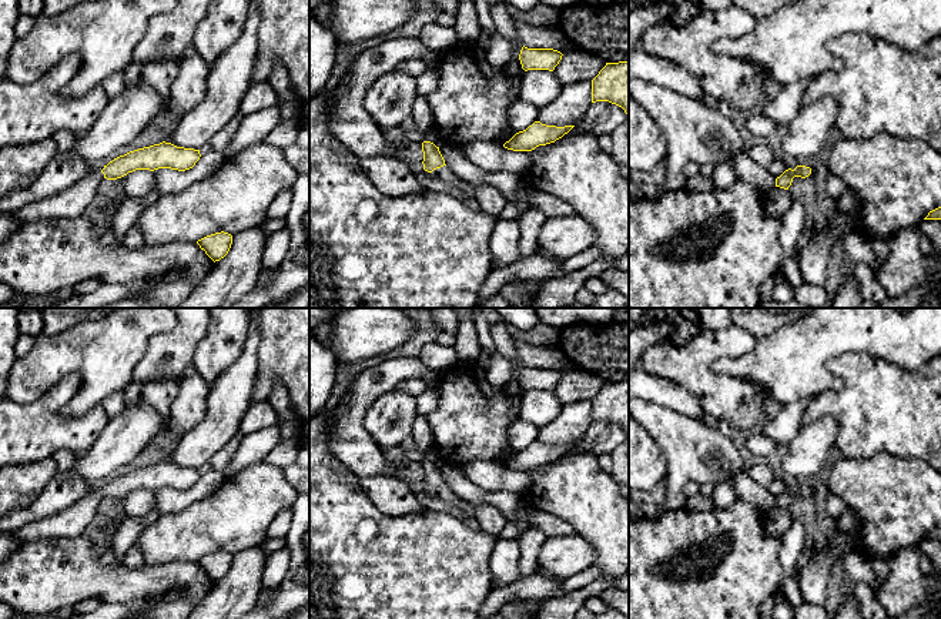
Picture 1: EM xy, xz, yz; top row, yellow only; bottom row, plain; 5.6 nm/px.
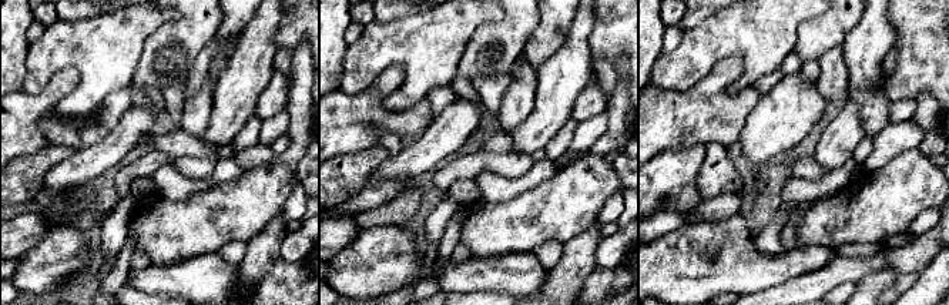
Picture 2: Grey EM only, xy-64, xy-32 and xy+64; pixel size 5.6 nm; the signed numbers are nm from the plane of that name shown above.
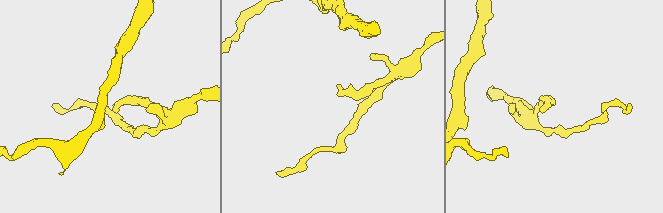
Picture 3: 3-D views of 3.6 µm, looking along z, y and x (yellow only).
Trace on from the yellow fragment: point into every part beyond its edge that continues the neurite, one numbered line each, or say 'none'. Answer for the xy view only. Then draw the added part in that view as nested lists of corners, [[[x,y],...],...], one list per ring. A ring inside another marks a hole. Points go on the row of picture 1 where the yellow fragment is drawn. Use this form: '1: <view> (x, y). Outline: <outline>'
1: xy (72, 201). Outline: [[[101,171],[88,173],[64,191],[26,204],[11,214],[23,222],[38,221],[48,217],[80,217],[93,203],[103,180],[104,174]]]

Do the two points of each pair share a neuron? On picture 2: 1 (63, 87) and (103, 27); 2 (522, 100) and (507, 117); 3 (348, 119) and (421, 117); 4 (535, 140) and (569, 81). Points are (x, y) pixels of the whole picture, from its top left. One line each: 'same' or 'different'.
1: different
2: same
3: same
4: same

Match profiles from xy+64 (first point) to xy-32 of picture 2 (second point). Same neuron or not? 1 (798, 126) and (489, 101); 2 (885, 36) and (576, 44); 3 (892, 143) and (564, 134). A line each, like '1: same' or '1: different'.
1: different
2: different
3: different

